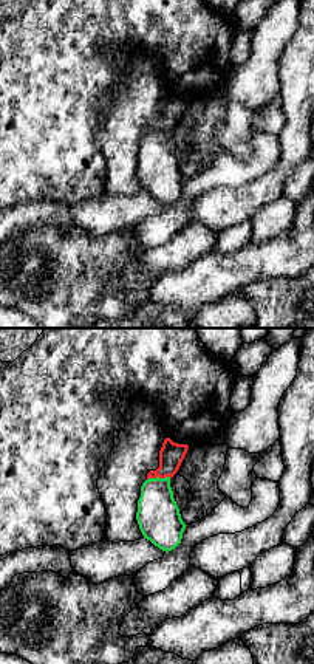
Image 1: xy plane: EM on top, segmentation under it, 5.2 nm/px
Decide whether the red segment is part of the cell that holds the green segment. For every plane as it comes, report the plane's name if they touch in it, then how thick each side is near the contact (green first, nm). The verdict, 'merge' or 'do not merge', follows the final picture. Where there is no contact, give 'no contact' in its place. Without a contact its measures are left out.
meets green in xy; 220 nm thick on the green side, 130 nm on the other

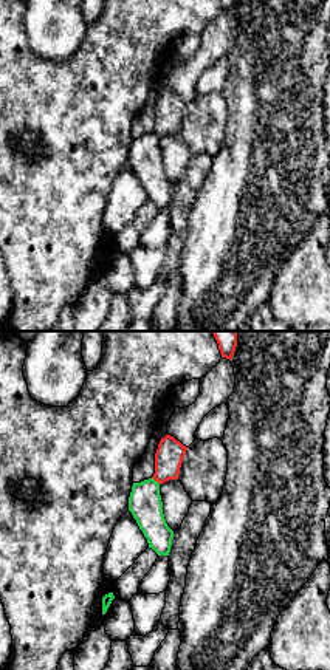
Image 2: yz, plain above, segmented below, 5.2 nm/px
meets green in yz; 170 nm thick on the green side, 150 nm on the other

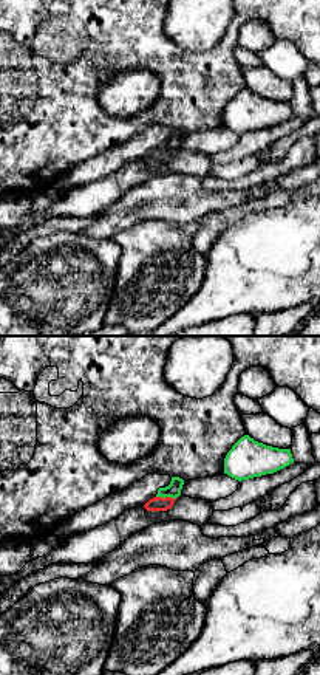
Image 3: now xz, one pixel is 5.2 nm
meets green in xz; 80 nm thick on the green side, 80 nm on the other

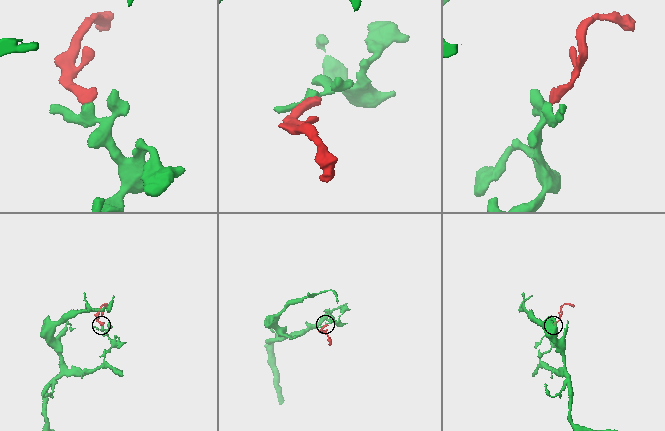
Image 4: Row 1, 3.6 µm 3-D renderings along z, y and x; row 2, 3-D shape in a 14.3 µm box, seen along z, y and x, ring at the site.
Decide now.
do not merge

